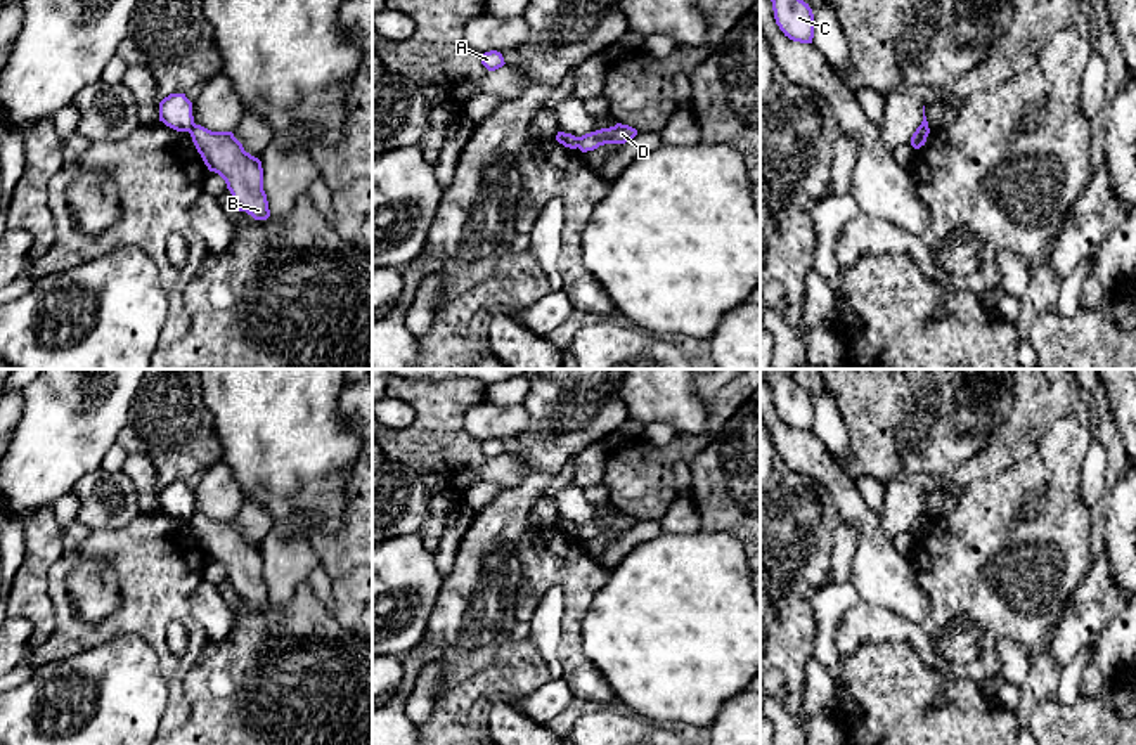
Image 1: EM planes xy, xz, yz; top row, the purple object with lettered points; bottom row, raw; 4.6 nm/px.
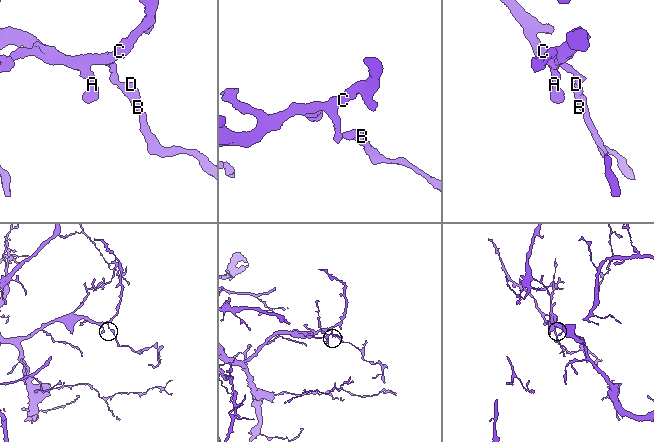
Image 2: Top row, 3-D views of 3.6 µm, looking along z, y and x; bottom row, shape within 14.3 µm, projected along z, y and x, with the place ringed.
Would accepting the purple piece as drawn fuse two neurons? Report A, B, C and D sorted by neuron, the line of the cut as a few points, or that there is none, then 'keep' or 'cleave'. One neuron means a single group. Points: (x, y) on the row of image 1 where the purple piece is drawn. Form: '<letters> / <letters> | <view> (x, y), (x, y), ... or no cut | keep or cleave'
A C / B D | xz (575, 137), (579, 146) | cleave

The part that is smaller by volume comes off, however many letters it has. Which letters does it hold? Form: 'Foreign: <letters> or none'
Foreign: B, D

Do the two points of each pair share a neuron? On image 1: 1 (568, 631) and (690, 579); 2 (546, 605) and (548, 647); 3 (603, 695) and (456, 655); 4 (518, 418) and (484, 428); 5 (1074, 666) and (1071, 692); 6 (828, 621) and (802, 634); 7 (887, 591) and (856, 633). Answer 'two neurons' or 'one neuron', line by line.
1: two neurons
2: one neuron
3: two neurons
4: one neuron
5: one neuron
6: two neurons
7: two neurons

